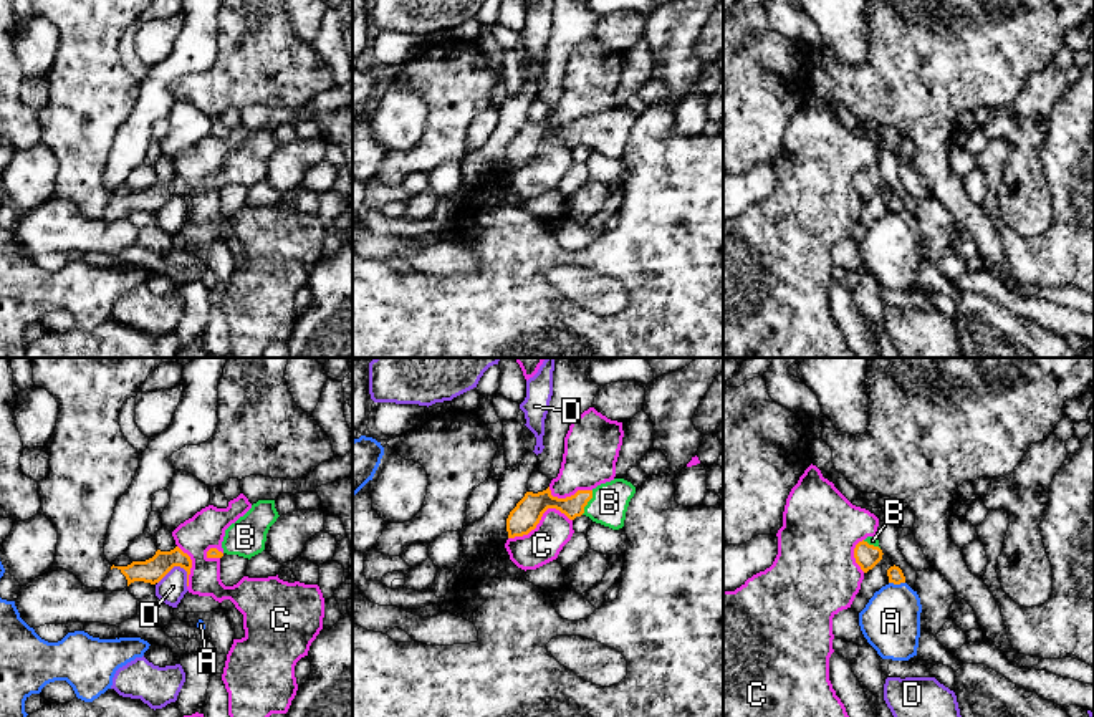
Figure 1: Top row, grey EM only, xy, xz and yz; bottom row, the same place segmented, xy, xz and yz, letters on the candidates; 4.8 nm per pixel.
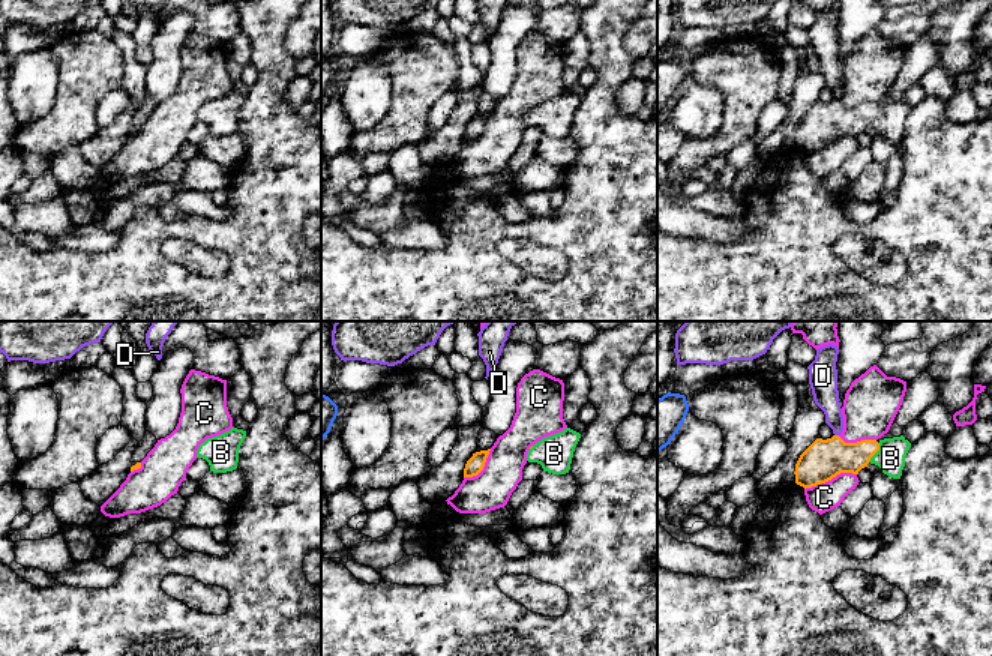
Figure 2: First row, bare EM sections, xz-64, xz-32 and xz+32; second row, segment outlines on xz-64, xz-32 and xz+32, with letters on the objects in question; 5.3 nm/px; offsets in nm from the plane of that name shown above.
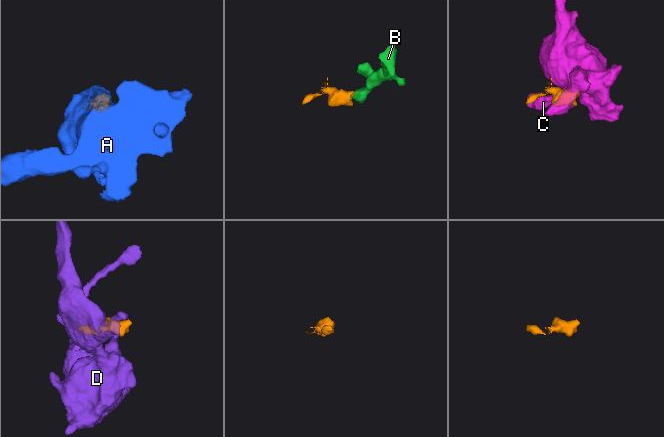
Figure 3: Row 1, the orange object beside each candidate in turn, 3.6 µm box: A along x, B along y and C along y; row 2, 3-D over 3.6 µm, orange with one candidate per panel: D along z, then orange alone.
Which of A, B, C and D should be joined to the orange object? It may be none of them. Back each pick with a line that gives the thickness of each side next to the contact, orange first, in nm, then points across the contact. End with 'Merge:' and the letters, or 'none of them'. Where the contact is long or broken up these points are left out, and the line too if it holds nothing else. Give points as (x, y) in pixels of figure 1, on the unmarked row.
B: 110 nm thick on the orange side, 180 nm on the other; runs through xz (537, 133), (588, 129), (609, 131)
Merge: B

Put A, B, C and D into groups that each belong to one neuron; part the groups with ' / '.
A / B / C / D

